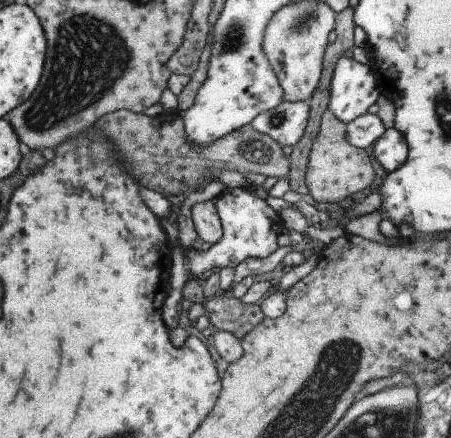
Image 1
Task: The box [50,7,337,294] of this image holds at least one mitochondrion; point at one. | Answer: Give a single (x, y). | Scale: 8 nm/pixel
(236, 33)

